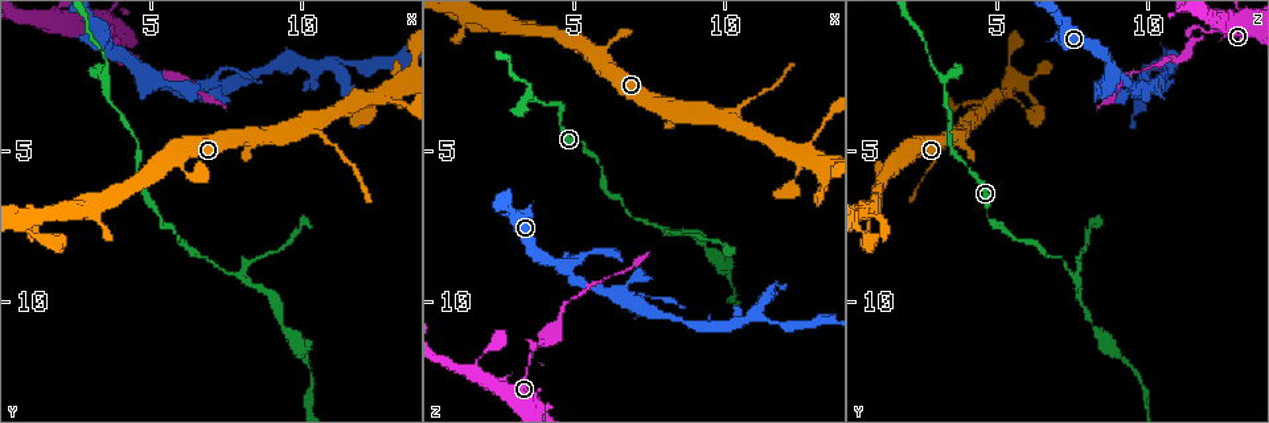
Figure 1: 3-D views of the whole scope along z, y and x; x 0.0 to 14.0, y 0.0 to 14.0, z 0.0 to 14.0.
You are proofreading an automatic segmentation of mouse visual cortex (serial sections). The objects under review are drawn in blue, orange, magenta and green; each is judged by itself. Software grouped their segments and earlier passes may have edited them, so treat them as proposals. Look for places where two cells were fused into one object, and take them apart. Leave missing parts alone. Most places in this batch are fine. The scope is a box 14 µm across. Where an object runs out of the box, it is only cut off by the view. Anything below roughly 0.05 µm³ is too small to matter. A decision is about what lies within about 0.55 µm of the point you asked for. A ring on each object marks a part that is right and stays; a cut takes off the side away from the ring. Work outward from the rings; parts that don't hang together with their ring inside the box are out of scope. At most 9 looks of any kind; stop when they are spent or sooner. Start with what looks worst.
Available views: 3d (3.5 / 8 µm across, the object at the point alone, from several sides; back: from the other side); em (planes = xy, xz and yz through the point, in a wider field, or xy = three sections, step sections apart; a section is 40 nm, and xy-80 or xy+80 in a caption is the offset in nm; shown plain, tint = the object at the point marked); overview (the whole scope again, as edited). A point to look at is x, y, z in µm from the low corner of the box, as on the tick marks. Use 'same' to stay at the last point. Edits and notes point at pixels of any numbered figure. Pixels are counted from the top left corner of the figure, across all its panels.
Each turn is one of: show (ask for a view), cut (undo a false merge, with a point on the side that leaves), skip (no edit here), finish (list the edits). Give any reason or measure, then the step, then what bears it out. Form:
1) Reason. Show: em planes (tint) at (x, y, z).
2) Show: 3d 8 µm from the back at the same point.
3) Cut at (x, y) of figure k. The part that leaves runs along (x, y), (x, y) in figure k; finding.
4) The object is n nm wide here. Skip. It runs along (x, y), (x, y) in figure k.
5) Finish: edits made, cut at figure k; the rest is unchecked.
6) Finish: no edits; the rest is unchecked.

Three arms meet. Show: 3d 8 µm at (7.9, 9.1, 7.5).

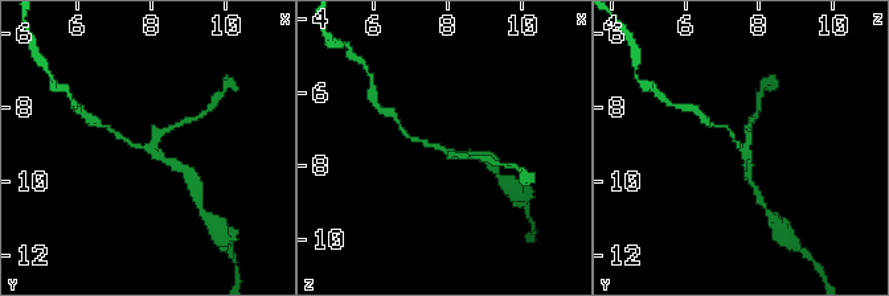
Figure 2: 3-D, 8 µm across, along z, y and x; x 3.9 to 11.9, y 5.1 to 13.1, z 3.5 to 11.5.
3 arms meet here; the arms are 150, 150, 200 nm wide. Show: em xy step 5 (tint) at (8.0, 9.1, 7.6).

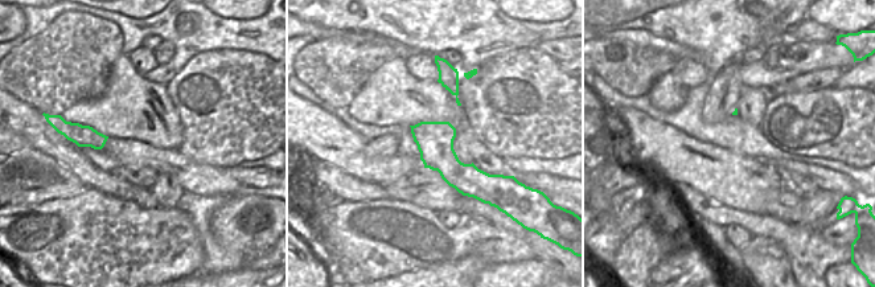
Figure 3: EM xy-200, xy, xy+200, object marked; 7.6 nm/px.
The object is 280 nm wide here. Skip. It runs along (414, 128), (463, 177), (491, 183) in figure 3; one cell here.

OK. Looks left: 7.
Arms part here. Show: 3d 3.5 µm at (3.5, 2.8, 3.3).

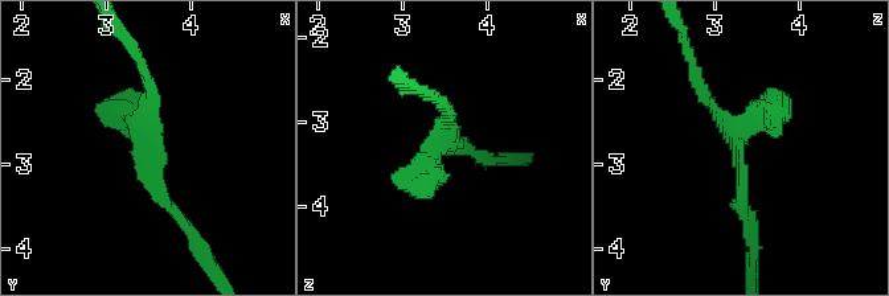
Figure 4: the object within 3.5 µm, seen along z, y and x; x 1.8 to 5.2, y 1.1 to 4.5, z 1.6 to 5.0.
Show: em planes (tint) at (3.50, 2.75, 3.30).

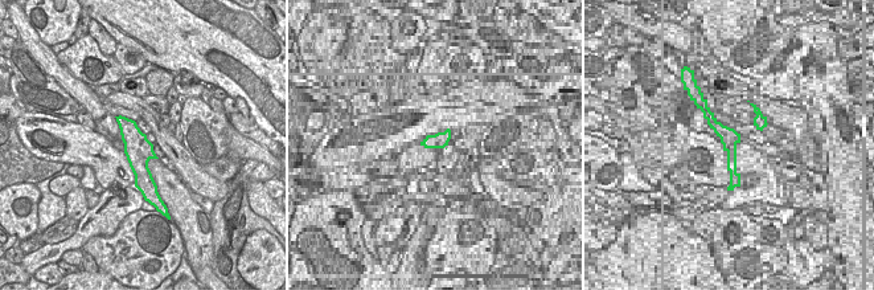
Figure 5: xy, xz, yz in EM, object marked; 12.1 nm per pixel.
Skip. It runs along (748, 217), (741, 140), (693, 68) in figure 4; one cell here.

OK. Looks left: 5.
Thin neck. Show: 3d 3.5 µm at (3.5, 1.1, 11.9).

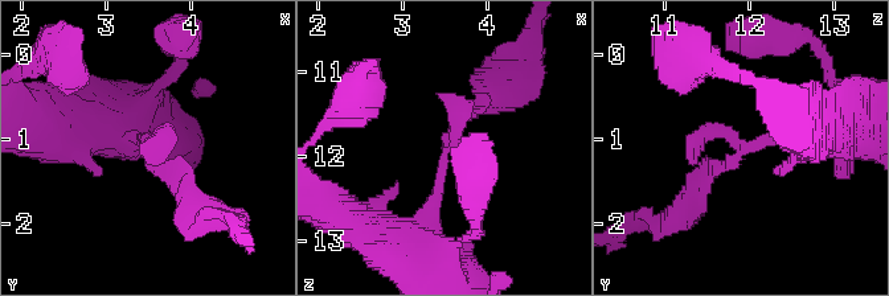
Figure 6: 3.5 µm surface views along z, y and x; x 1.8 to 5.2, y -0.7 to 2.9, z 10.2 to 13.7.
Show: em planes (tint) at (3.55, 1.10, 11.90).

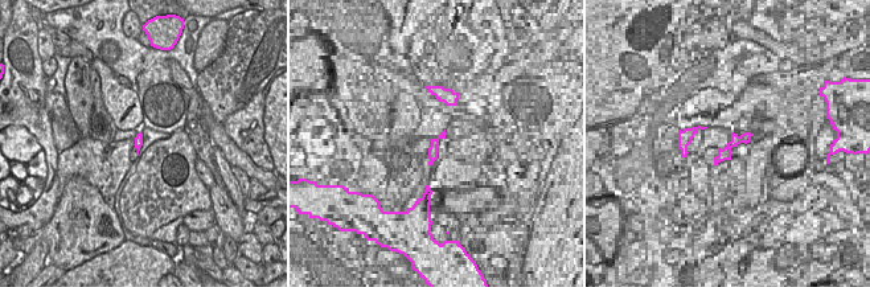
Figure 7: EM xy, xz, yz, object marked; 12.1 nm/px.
Another direction. Show: em xy step 2 (tint) at the same point.

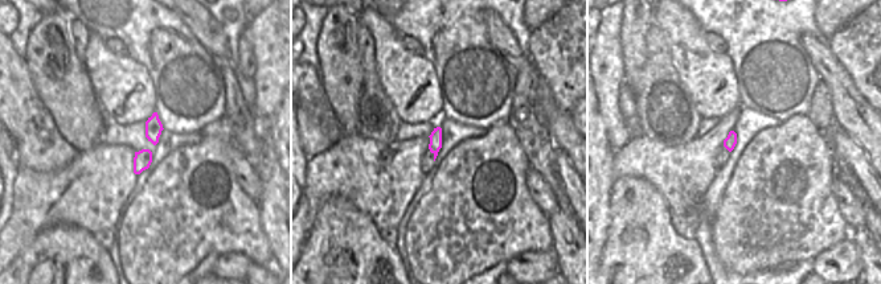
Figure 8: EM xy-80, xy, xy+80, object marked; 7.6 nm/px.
Cut at (484, 106) of figure 6. Two cells meet here.

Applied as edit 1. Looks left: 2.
Finish: edits made, cut at figure 6; the rest is unchecked.

